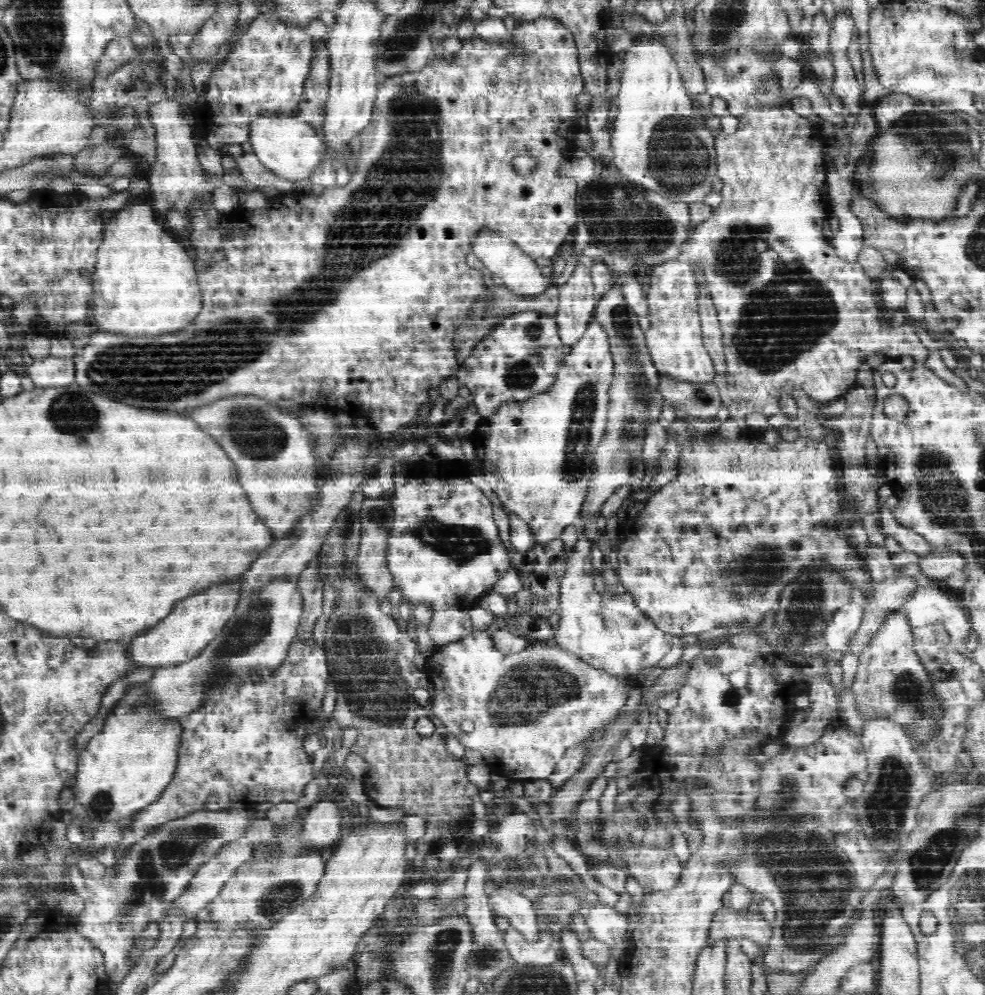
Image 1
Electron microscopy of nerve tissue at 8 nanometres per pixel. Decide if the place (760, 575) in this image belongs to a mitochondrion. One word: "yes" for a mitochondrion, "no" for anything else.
yes

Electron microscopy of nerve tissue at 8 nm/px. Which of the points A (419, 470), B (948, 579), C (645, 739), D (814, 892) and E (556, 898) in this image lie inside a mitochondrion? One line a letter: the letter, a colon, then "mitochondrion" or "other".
A: other
B: other
C: other
D: mitochondrion
E: mitochondrion

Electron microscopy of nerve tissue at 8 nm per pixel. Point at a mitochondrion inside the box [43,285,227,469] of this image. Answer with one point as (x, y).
(73, 413)

